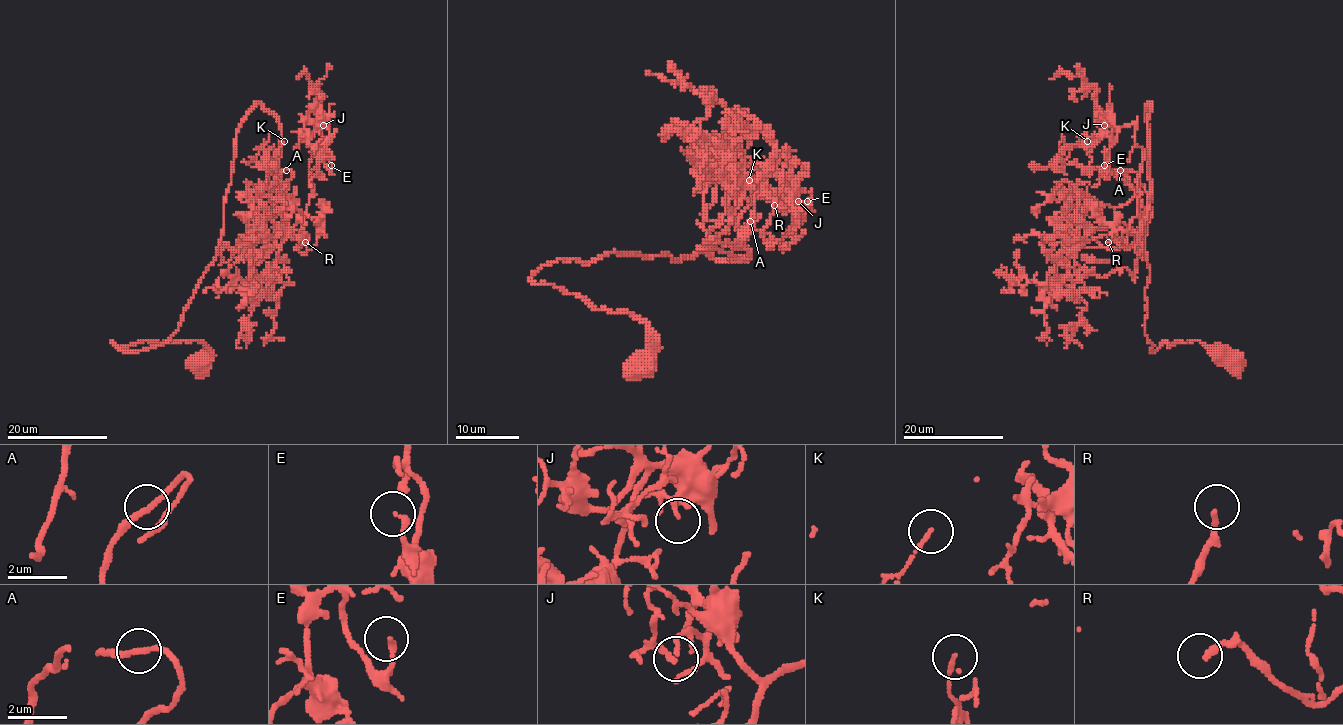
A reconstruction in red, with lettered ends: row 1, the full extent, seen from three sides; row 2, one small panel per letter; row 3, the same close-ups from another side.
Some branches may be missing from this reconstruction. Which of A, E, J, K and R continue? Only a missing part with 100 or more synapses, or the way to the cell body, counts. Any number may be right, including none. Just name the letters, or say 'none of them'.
R

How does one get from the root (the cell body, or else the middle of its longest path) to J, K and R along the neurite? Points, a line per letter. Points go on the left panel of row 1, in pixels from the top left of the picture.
J: (196, 361), (199, 341), (112, 342), (178, 328), (256, 103), (281, 130), (279, 229), (307, 250), (323, 125)
K: (196, 361), (199, 341), (112, 342), (178, 328), (256, 103), (281, 130), (276, 188), (257, 189), (284, 141)
R: (196, 361), (199, 341), (112, 342), (178, 328), (256, 103), (281, 130), (279, 229), (305, 242)

